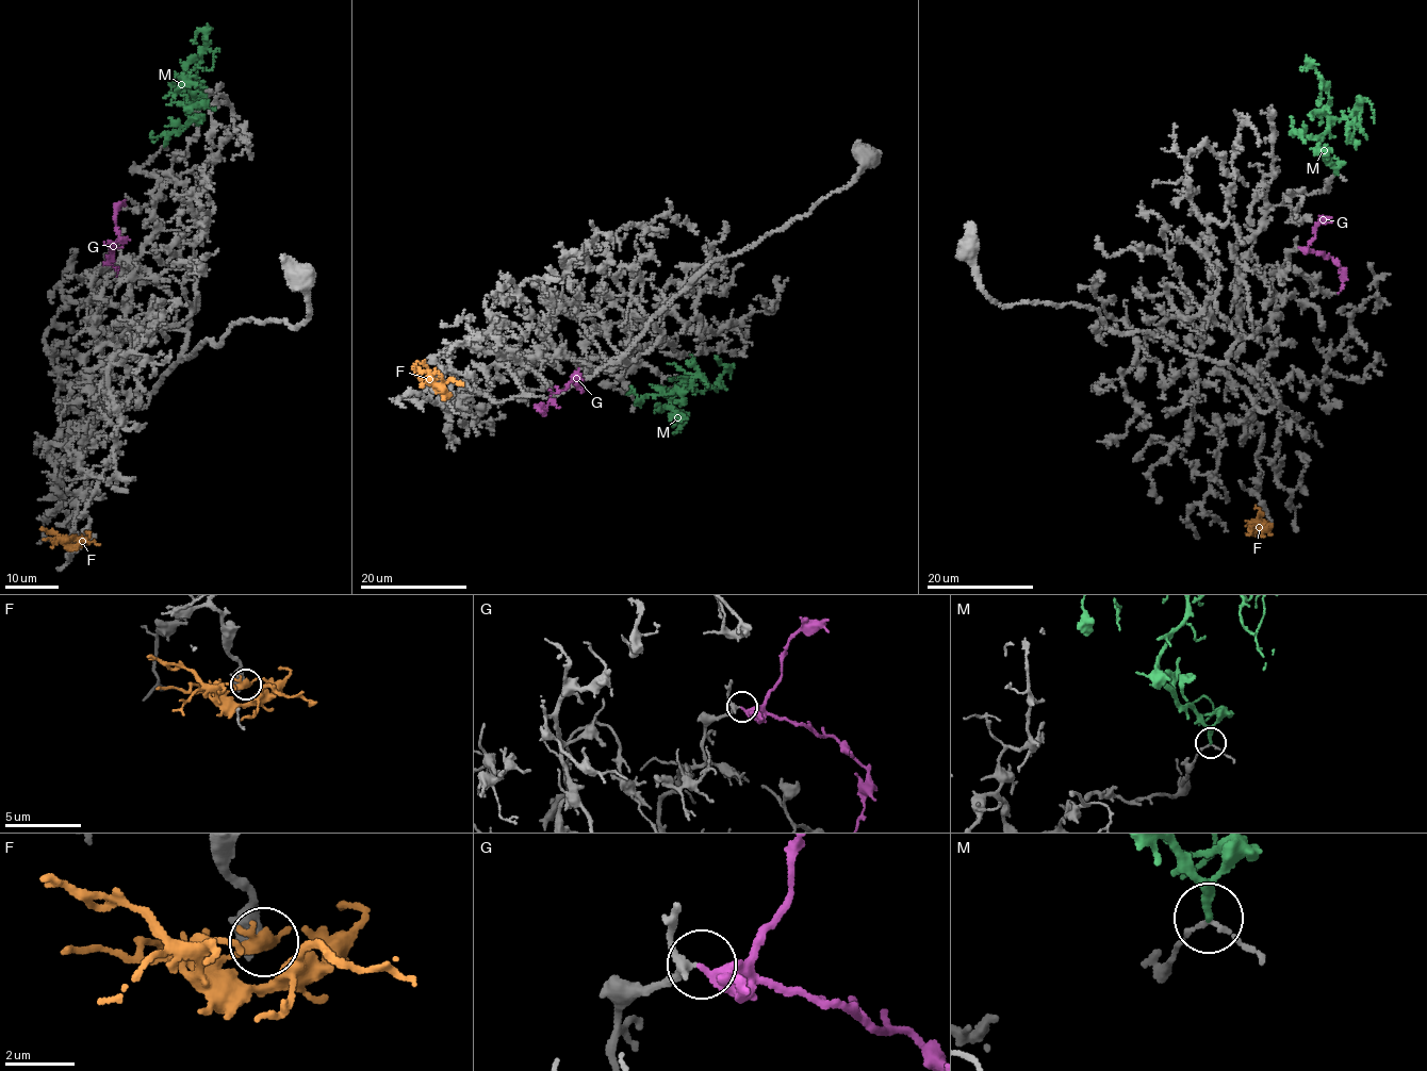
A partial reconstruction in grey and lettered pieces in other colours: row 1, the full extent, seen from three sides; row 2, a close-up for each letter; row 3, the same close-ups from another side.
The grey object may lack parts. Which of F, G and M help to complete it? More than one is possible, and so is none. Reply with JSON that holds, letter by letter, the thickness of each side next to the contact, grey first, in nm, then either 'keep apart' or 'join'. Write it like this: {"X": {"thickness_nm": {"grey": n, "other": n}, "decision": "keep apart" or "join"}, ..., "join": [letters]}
{"F": {"thickness_nm": {"grey": 550, "other": 340}, "decision": "keep apart"}, "G": {"thickness_nm": {"grey": 240, "other": 280}, "decision": "join"}, "M": {"thickness_nm": {"grey": 110, "other": 260}, "decision": "keep apart"}, "join": ["G"]}

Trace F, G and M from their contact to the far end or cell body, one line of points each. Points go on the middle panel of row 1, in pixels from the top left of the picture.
F: (436, 391), (432, 384), (454, 380), (460, 385), (463, 382)
G: (577, 369), (568, 385), (551, 394), (540, 410), (543, 412)
M: (635, 400), (672, 393), (682, 386), (700, 392), (711, 388), (725, 367), (714, 356)

